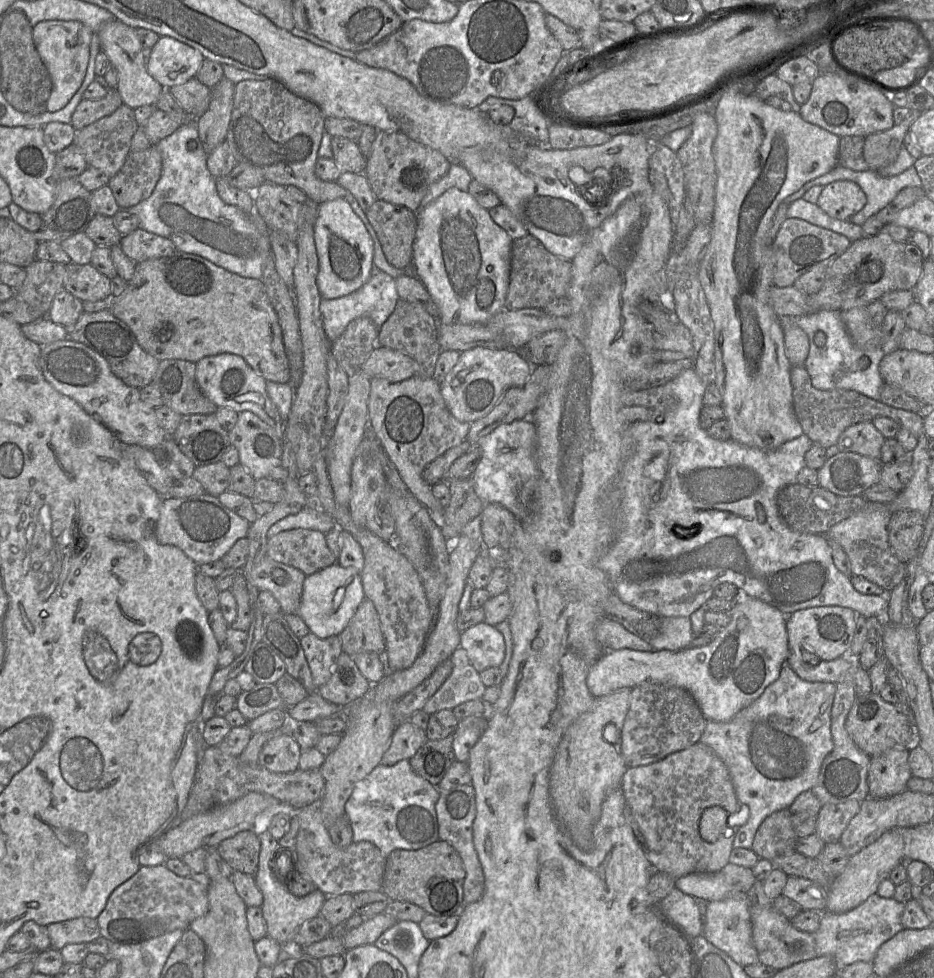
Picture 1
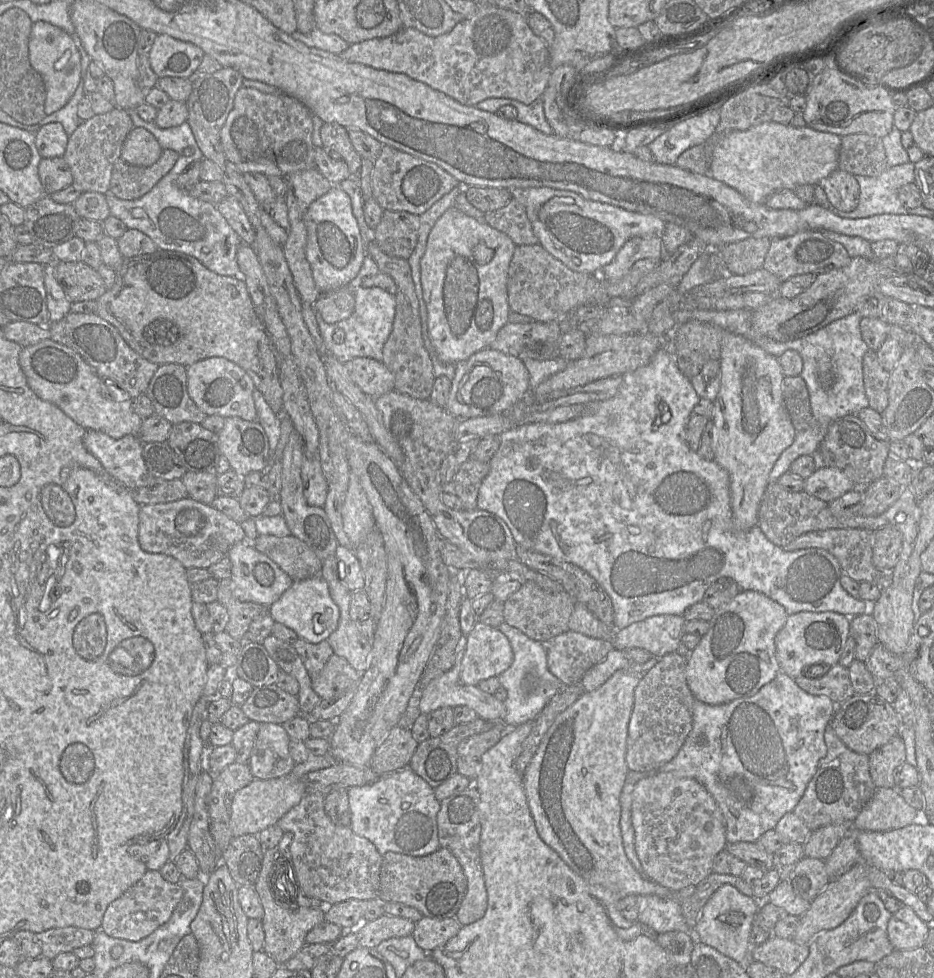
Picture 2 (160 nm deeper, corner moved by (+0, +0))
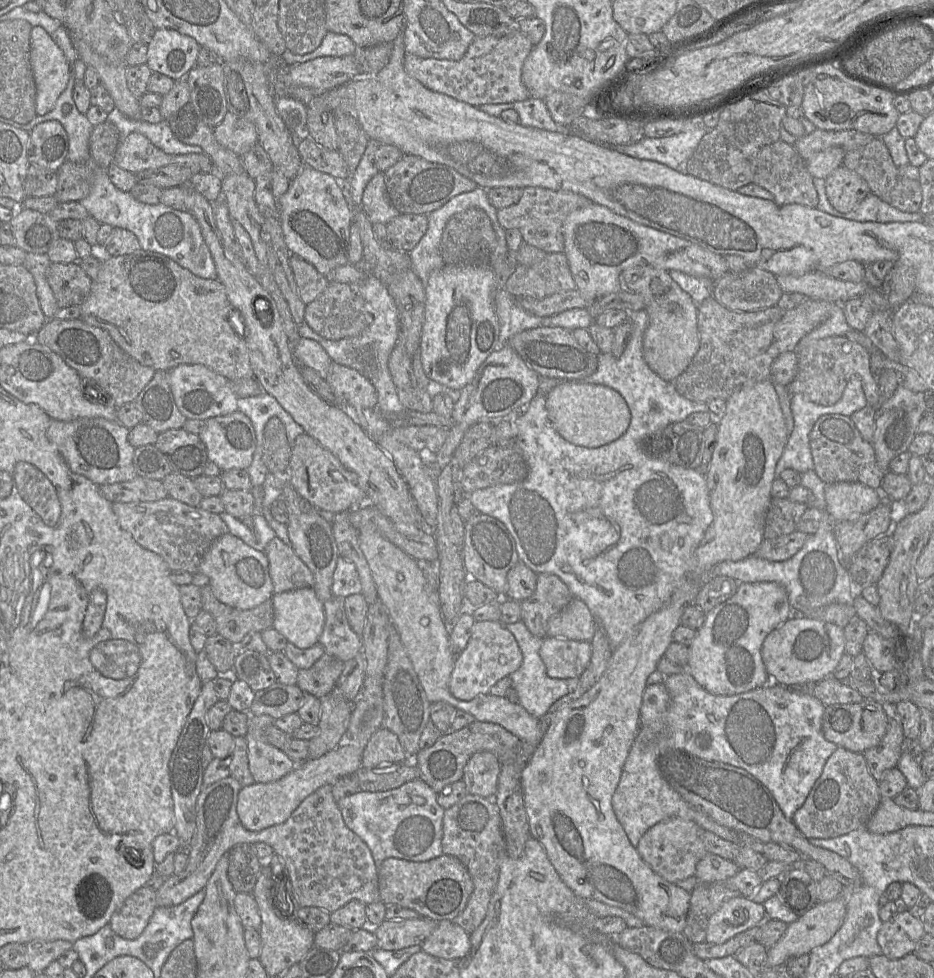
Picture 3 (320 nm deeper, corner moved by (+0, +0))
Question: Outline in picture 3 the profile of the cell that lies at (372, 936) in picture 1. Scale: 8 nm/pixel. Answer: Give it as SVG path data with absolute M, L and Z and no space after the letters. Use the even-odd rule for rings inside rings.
M427 918L388 920L373 927L376 948L400 950L422 943L434 932L437 922Z

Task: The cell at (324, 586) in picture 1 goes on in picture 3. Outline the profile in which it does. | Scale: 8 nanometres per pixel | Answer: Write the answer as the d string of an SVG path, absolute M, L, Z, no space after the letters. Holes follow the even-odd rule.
M312 587L297 589L272 596L273 628L287 641L300 649L319 643L325 613Z

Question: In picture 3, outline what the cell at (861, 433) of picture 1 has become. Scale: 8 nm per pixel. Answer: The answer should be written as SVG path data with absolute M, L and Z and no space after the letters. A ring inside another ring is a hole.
M822 415L809 434L814 471L825 484L859 482L880 490L884 473L876 460L874 447L860 434L850 416Z

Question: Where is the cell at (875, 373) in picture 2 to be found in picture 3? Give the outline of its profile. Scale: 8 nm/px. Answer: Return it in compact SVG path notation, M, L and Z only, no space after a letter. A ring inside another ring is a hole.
M831 336L813 341L797 351L796 355L798 358L797 374L786 386L791 395L801 393L818 405L830 406L841 398L849 378L857 374L861 379L867 406L876 409L880 404L877 376L871 371L870 366L870 353L860 344L845 336Z

